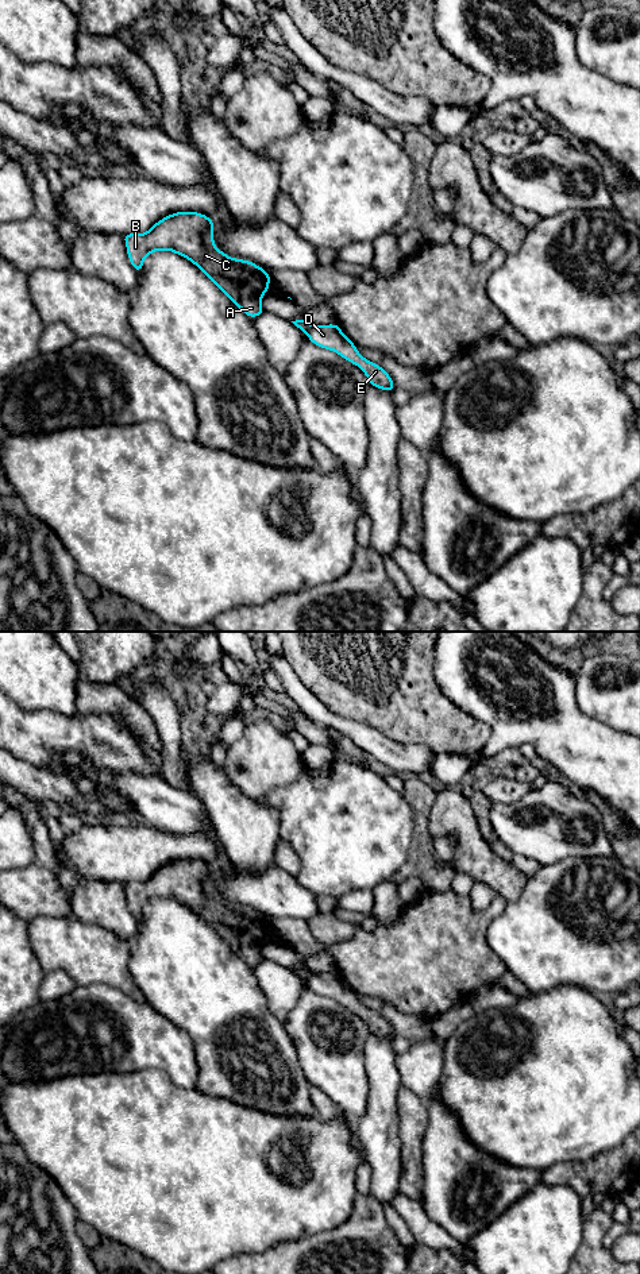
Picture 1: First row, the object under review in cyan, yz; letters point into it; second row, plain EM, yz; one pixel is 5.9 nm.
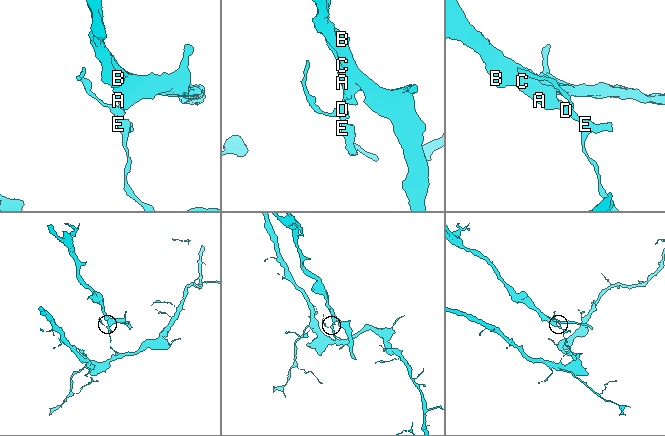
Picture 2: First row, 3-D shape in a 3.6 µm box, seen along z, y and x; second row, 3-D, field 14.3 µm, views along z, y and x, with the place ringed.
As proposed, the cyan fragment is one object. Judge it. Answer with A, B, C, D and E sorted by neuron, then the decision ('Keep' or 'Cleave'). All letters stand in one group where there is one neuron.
Groups: A B C / D E. Cleave

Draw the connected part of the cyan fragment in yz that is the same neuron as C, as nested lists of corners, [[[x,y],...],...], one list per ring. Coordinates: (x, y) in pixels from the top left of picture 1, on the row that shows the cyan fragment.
[[[176,212],[157,221],[146,233],[122,235],[134,270],[140,274],[144,258],[154,251],[173,251],[196,265],[247,317],[254,318],[266,310],[261,298],[270,286],[270,273],[244,259],[235,259],[220,251],[213,243],[213,219],[200,212]]]

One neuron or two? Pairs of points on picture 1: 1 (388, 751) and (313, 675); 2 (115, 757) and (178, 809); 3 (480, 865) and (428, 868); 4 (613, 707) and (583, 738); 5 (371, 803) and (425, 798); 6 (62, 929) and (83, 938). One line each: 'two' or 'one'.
1: two
2: two
3: two
4: two
5: two
6: one

